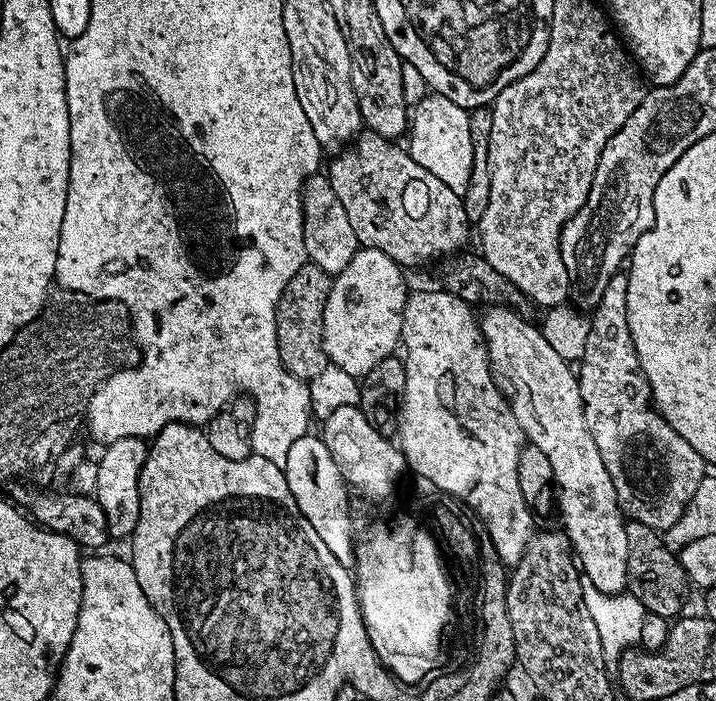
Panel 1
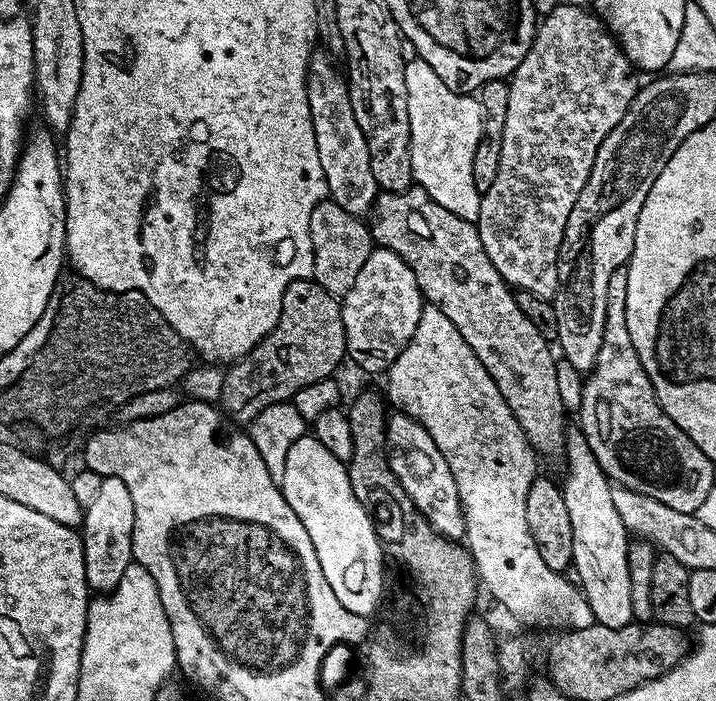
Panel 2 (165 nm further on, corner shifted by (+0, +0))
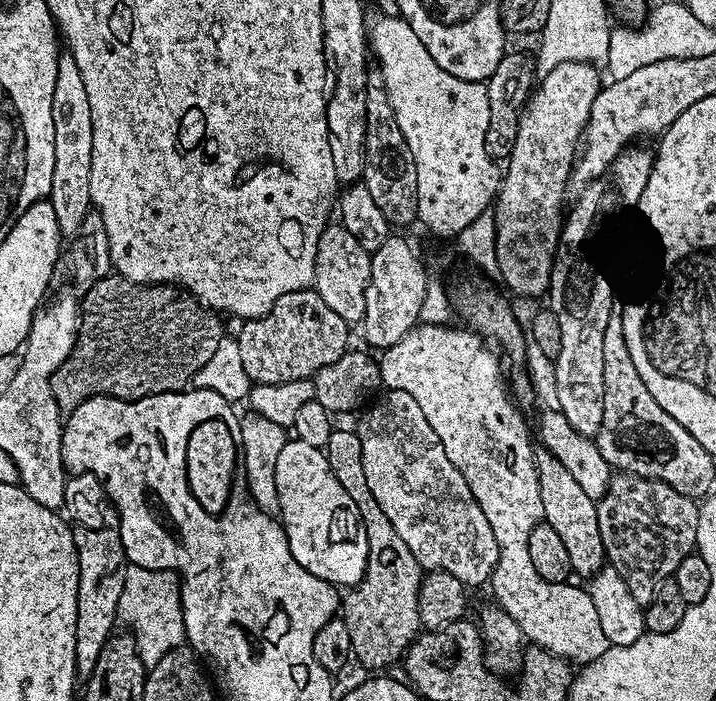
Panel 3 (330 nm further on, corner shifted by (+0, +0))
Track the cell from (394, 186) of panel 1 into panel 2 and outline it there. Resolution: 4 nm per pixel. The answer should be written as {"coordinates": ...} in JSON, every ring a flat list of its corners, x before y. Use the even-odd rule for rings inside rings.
{"coordinates":[[413,186,406,192,386,192,377,195,374,205,375,215,380,215,380,221,371,225,373,241,381,248,389,248,394,254,401,256,414,270,414,278,420,287,421,297,427,303,440,308,450,322,466,338,466,345,486,366,490,378,494,378,494,386,498,386,498,394,506,398,506,406,518,418,522,430,526,434,528,444,533,452,544,456,564,456,564,400,560,397,560,380,556,377,556,360,552,357,553,345,534,327,534,322,522,314,516,301,516,292,494,270,494,262,486,254,482,246,480,231,471,220,463,220,450,210,438,206,418,186]]}

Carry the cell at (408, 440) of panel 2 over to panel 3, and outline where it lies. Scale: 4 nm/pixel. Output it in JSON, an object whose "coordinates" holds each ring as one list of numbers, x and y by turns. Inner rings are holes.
{"coordinates":[[393,388,383,394,384,397,381,395,375,403,363,409,364,417,360,420,360,428,358,427,358,435,362,442,362,470,366,478,366,486,370,486,370,494,374,494,374,502,378,502,378,506,382,506,382,514,386,514,386,518,390,518,390,526,394,526,394,530,398,530,398,538,402,538,402,542,406,542,406,546,410,546,421,569,454,574,454,578,458,578,465,586,487,585,492,579,492,572,496,569,498,562,498,538,494,538,494,530,490,530,490,522,486,522,486,514,482,514,482,506,478,506,470,486,466,486,466,478,462,478,462,474,458,470,458,466,454,466,454,462,450,462,450,458,446,458,446,450,442,450,442,442,438,442,438,434,434,434,430,422,426,422,418,402,414,402,414,398,410,398,410,394,406,394,401,388]]}

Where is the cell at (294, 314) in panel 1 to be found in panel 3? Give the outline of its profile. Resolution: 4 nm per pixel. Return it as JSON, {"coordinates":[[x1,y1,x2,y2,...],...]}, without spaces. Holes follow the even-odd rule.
{"coordinates":[[315,290,282,294,272,309,253,320,239,325,240,334,235,337,242,363,252,384,281,384,310,380,322,366,338,362,342,354,349,351,348,332,350,326]]}

